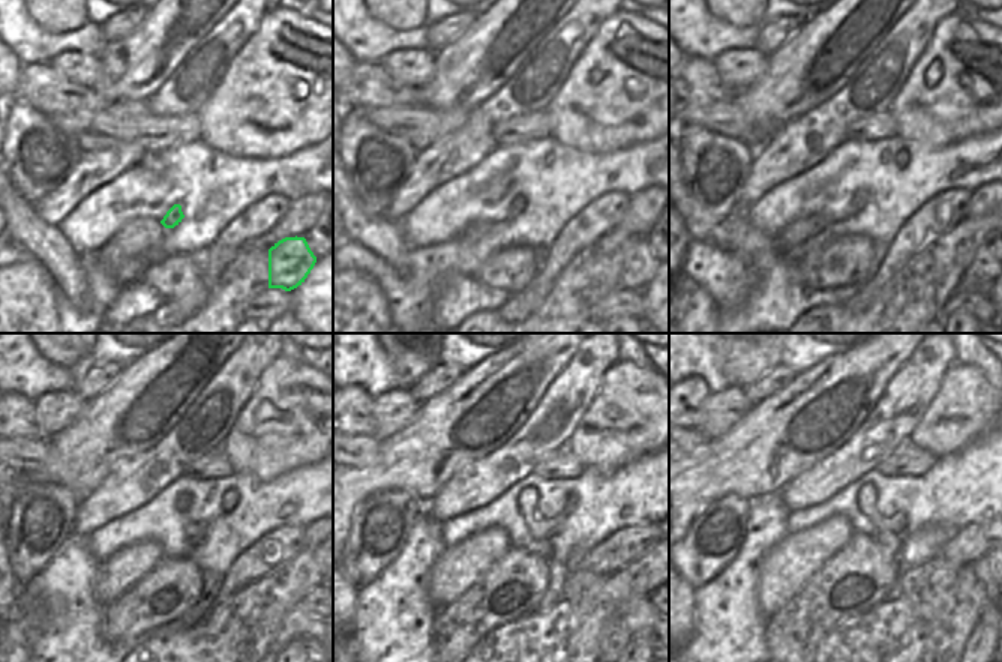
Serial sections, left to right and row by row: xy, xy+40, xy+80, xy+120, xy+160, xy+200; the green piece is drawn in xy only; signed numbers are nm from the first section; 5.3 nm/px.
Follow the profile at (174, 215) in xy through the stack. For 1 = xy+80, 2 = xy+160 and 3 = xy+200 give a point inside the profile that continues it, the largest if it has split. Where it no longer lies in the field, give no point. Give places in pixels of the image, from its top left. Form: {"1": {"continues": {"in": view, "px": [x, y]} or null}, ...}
{"1": {"continues": {"in": "xy+80", "px": [861, 197]}}, "2": {"continues": {"in": "xy+160", "px": [542, 529]}}, "3": {"continues": {"in": "xy+200", "px": [896, 524]}}}

